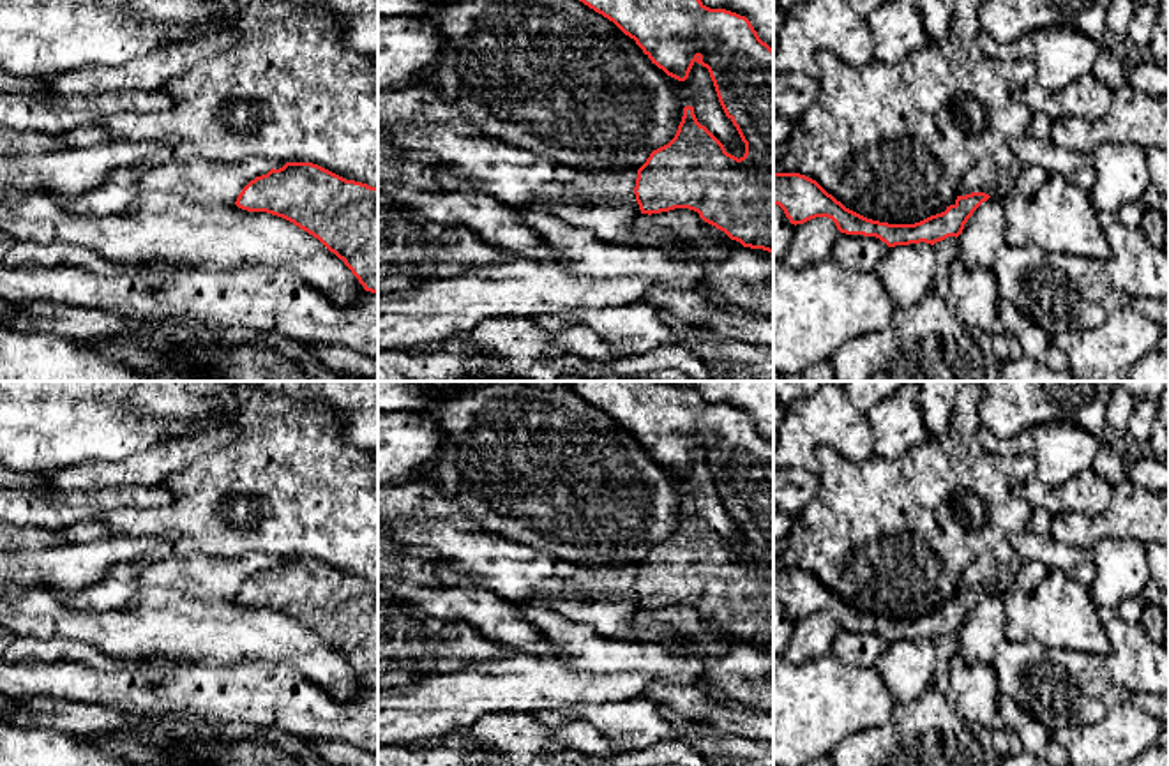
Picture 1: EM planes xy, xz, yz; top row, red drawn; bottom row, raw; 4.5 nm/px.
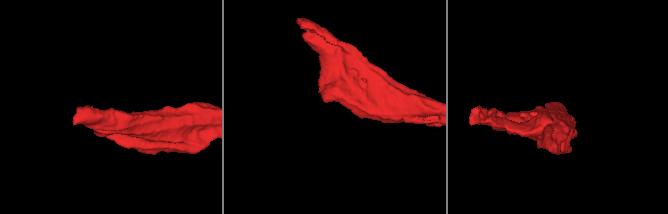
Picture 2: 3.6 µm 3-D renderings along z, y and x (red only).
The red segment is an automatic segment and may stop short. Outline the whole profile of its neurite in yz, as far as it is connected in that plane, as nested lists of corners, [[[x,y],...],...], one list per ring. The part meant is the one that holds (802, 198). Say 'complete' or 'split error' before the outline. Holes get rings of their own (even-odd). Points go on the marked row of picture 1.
complete; [[[773,171],[773,205],[779,205],[791,224],[803,224],[816,217],[828,217],[846,235],[876,237],[888,247],[941,242],[959,237],[973,212],[991,196],[971,192],[957,196],[945,212],[915,224],[888,224],[867,219],[837,201],[816,180],[800,173]]]

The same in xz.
complete; [[[579,0],[595,12],[613,21],[625,35],[636,41],[643,53],[667,76],[685,81],[698,62],[708,69],[719,102],[736,127],[745,154],[738,159],[698,122],[692,106],[683,108],[683,116],[675,138],[653,150],[637,169],[636,201],[641,214],[660,214],[689,208],[724,231],[743,247],[773,252],[773,49],[763,42],[745,16],[726,9],[710,9],[701,0]]]

